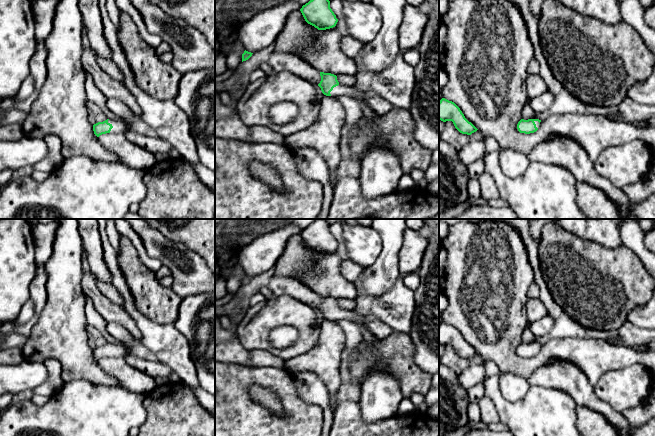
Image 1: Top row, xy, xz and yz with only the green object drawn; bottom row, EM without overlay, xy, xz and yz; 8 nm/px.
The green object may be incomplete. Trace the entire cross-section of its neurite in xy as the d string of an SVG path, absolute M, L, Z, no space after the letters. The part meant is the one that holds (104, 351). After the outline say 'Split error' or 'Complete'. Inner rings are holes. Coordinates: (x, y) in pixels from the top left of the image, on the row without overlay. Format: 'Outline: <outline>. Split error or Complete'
Outline: M107 343L93 349L94 358L99 361L106 357L124 357L129 347L125 344L115 345Z. Split error

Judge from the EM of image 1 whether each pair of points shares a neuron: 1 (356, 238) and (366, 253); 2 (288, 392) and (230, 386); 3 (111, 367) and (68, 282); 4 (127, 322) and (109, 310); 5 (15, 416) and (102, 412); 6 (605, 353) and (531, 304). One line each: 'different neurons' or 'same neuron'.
1: same neuron
2: same neuron
3: different neurons
4: same neuron
5: same neuron
6: different neurons

